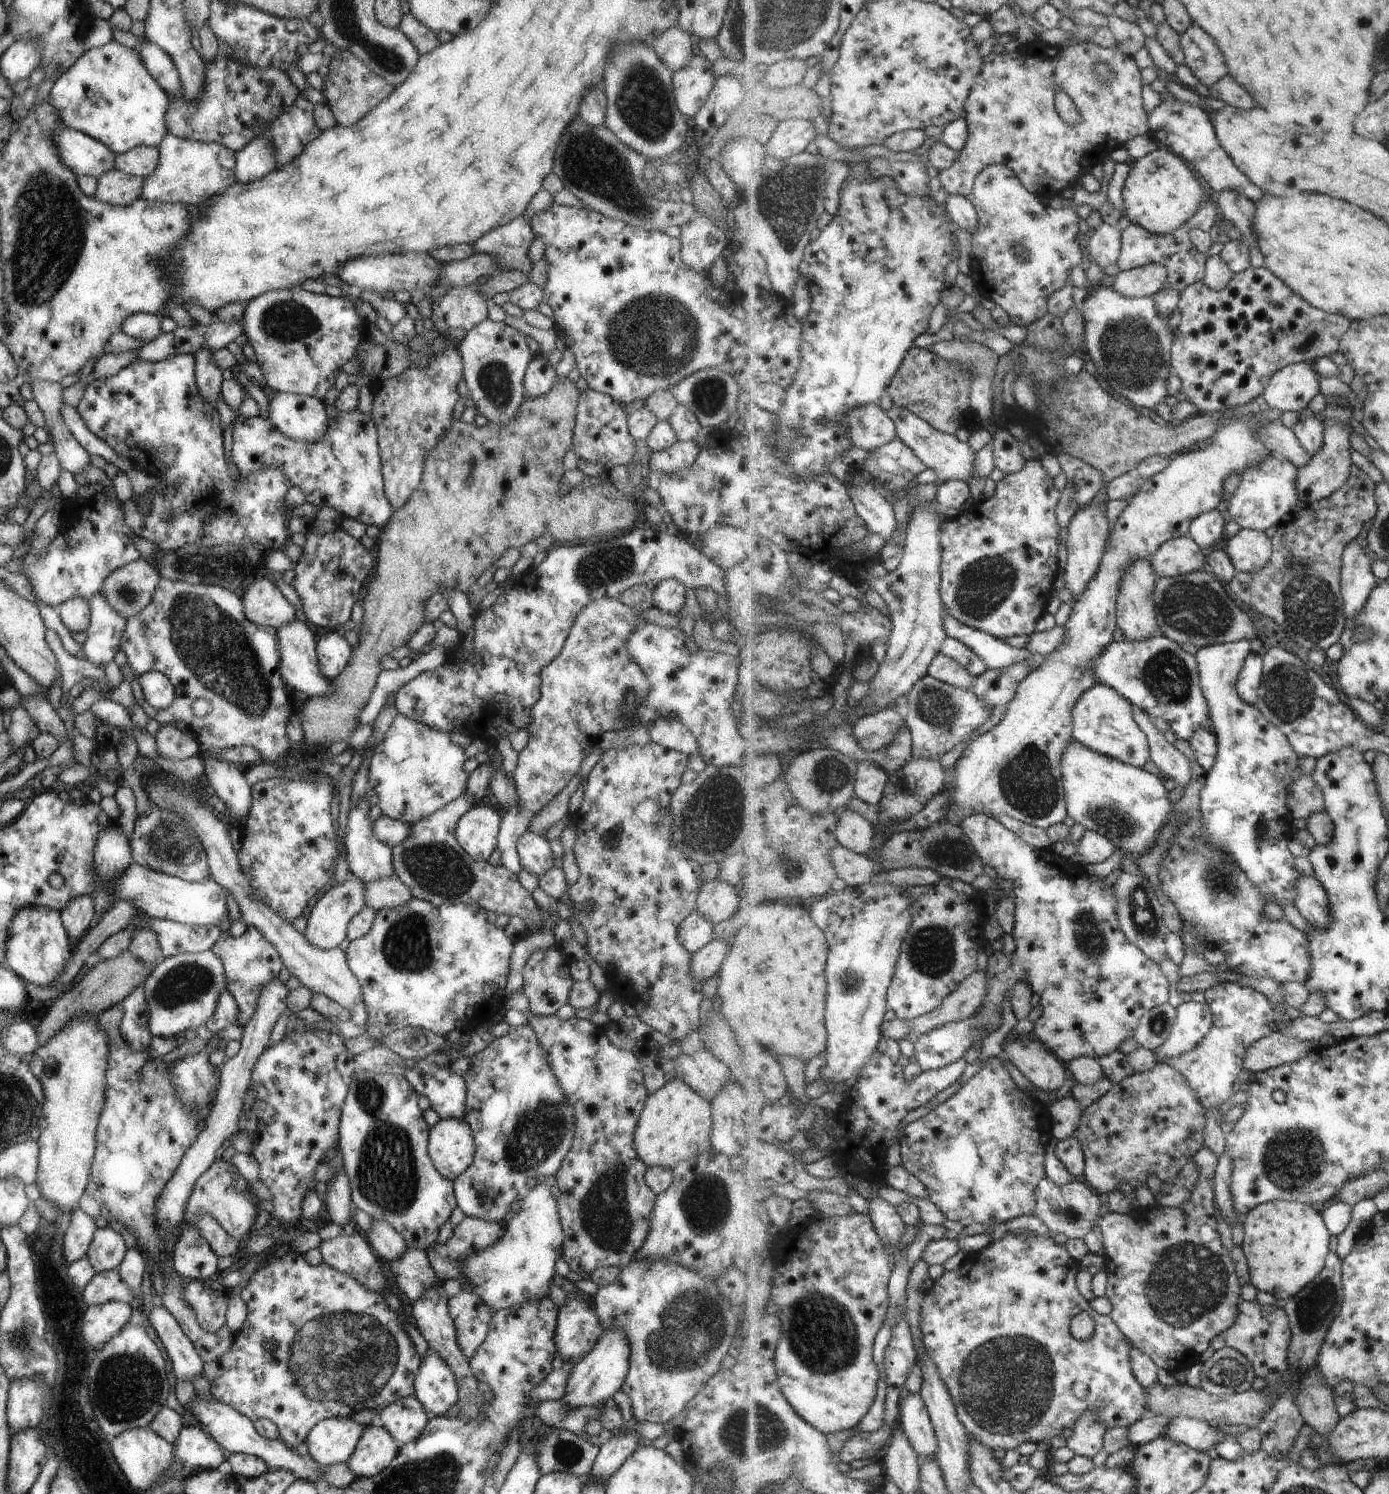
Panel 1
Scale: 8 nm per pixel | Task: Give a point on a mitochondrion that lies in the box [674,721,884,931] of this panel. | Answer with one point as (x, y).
(708, 821)

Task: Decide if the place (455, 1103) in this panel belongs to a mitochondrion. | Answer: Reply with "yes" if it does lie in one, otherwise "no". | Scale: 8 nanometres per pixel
no

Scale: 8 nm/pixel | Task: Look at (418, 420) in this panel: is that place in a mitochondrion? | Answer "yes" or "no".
no

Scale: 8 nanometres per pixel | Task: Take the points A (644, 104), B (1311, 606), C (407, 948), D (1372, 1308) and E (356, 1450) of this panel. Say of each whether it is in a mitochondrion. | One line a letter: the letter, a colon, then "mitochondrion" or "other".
A: mitochondrion
B: mitochondrion
C: mitochondrion
D: mitochondrion
E: other

